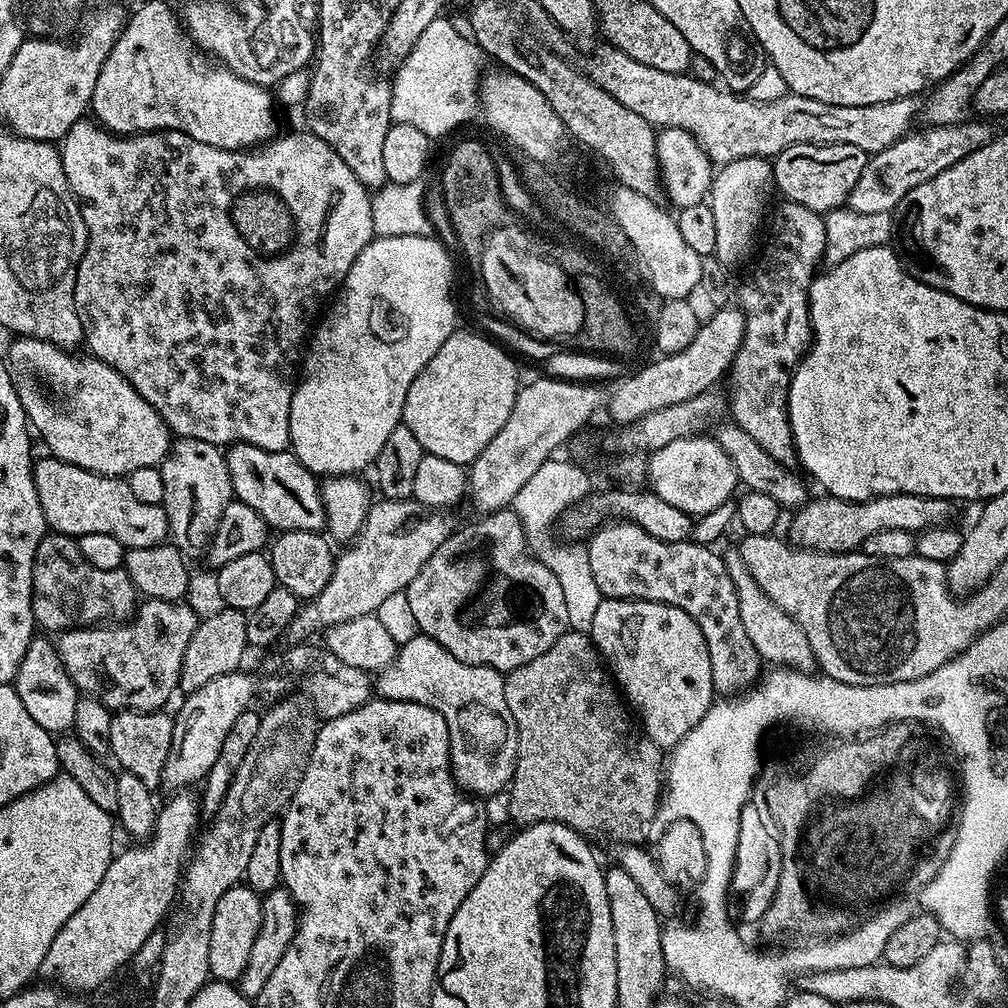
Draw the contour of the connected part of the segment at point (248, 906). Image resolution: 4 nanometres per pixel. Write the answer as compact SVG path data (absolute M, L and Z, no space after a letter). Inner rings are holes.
M235 886L227 889L219 896L217 906L210 915L212 929L206 932L208 937L208 971L215 979L225 982L239 981L250 962L254 950L254 942L260 936L260 929L264 926L264 904L261 897L252 888Z

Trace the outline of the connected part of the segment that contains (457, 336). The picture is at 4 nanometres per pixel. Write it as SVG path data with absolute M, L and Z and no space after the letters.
M457 330L450 338L446 338L438 354L434 354L434 358L426 362L418 378L414 378L404 403L403 427L408 428L410 434L414 434L414 438L418 438L425 453L429 456L446 458L461 466L471 465L479 458L490 440L498 434L502 426L505 426L514 408L518 391L516 364L511 360L512 356L495 339L481 335L476 332Z

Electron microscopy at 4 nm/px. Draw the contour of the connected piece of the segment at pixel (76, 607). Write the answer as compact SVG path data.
M49 531L42 538L36 551L36 565L32 571L32 613L36 616L37 625L72 630L75 629L72 628L75 624L92 624L95 620L129 619L128 621L131 621L138 608L138 593L123 567L114 570L98 570L79 559L71 560L71 556L74 556L74 544L69 537Z

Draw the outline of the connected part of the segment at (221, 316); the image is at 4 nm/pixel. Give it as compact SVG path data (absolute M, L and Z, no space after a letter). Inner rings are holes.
M75 120L67 131L60 148L60 161L72 192L81 198L80 213L88 227L86 250L76 271L74 302L82 313L86 344L92 347L95 359L125 376L130 386L154 406L156 413L173 433L179 433L179 437L205 440L217 446L245 442L257 444L262 450L285 451L290 444L290 402L298 383L298 365L306 337L322 305L343 284L350 266L354 266L354 258L358 258L361 250L374 239L374 205L369 189L331 146L307 130L296 132L285 140L277 139L259 151L242 152L206 146L206 142L198 142L195 136L177 130L136 132L112 140L112 136L96 132L92 124L80 124Z

